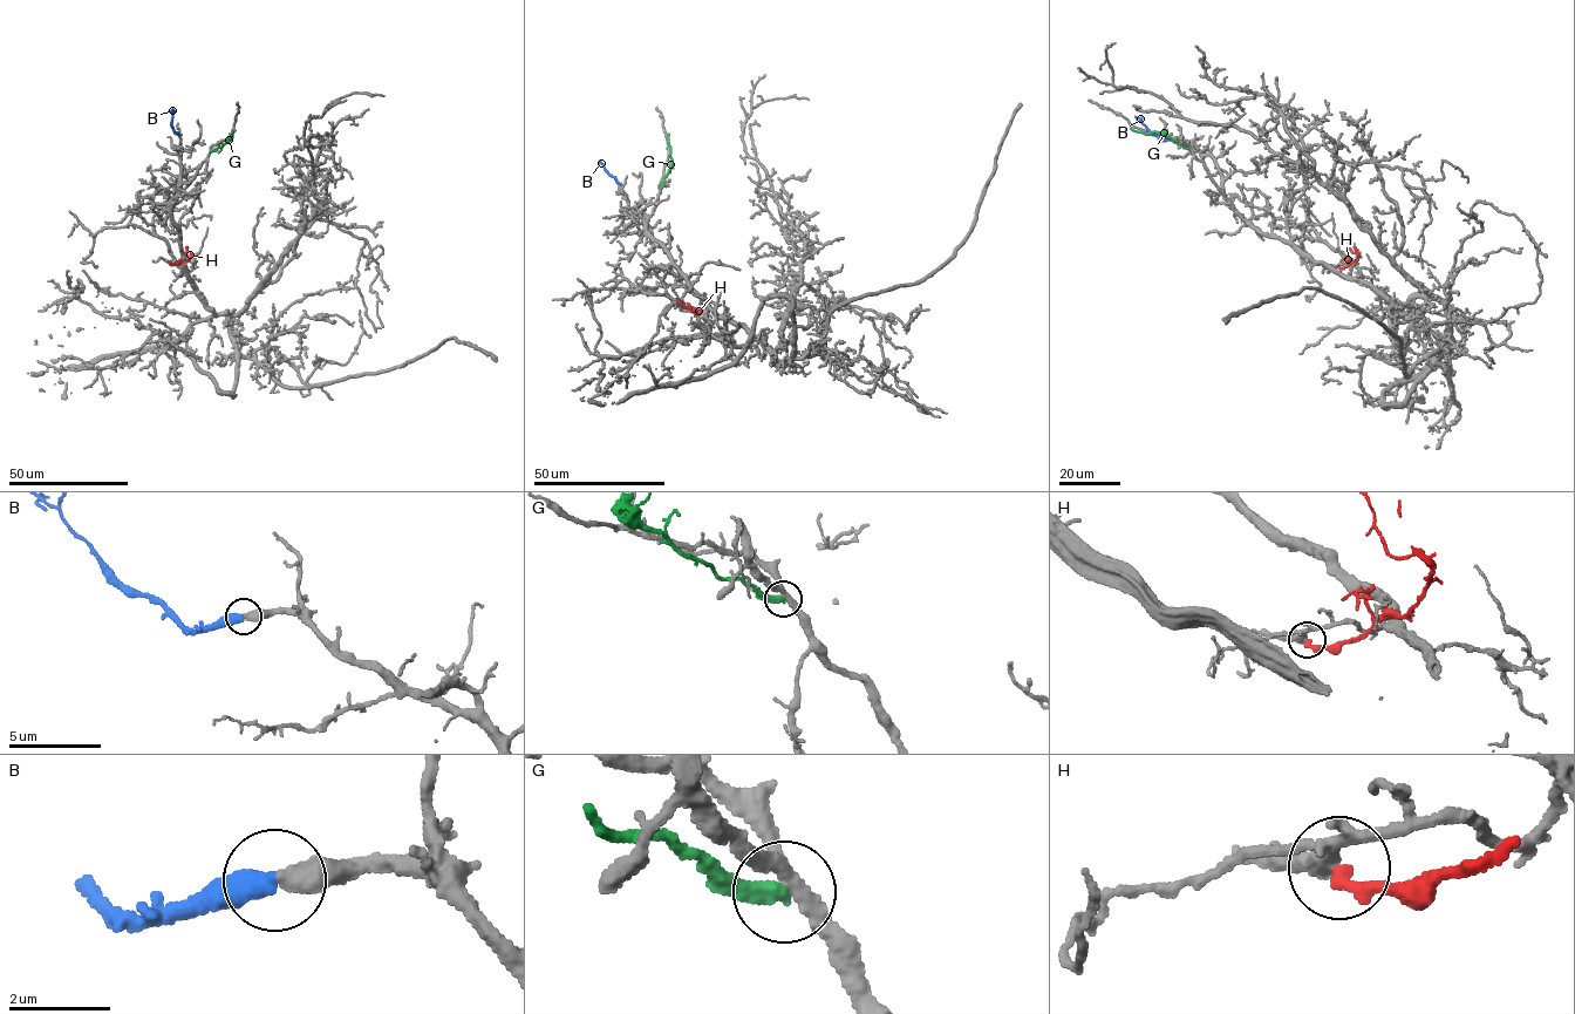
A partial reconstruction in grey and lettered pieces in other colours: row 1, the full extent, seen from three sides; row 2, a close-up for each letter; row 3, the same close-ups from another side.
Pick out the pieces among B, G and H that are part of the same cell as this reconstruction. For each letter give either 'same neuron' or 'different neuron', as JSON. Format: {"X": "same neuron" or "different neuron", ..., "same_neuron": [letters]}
{"B": "same neuron", "G": "different neuron", "H": "different neuron", "same_neuron": ["B"]}

